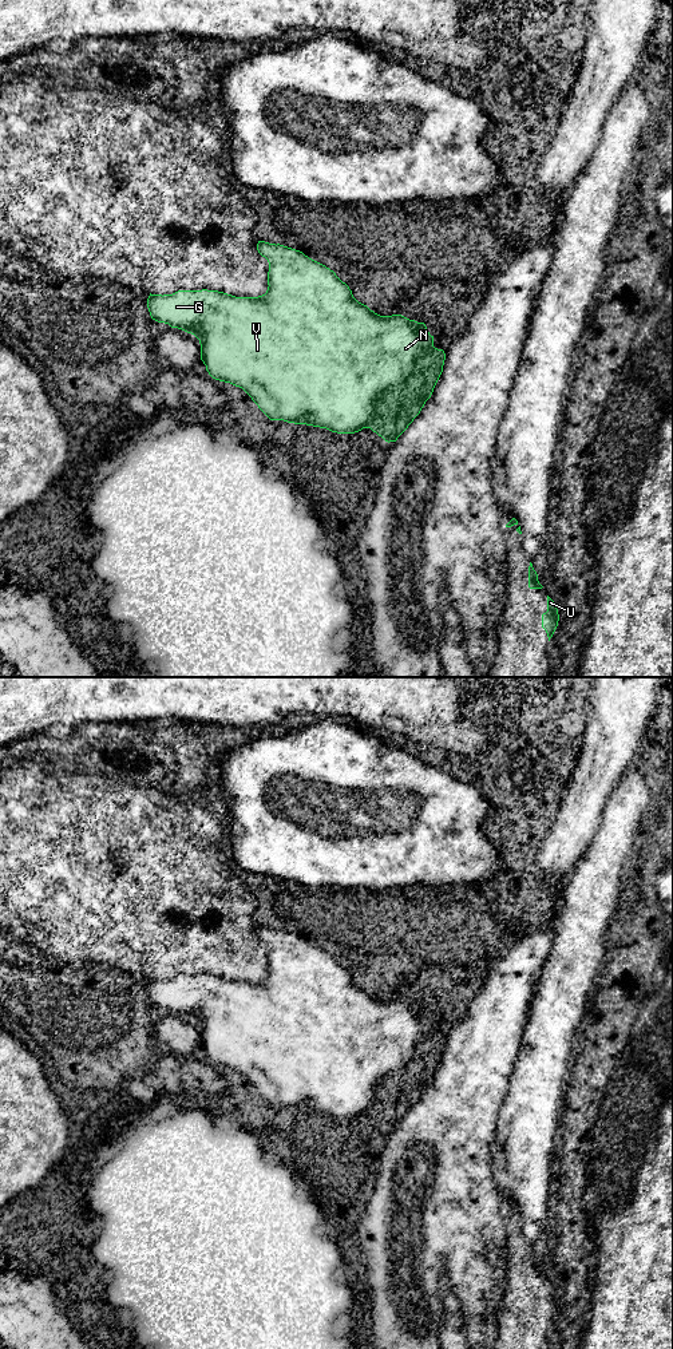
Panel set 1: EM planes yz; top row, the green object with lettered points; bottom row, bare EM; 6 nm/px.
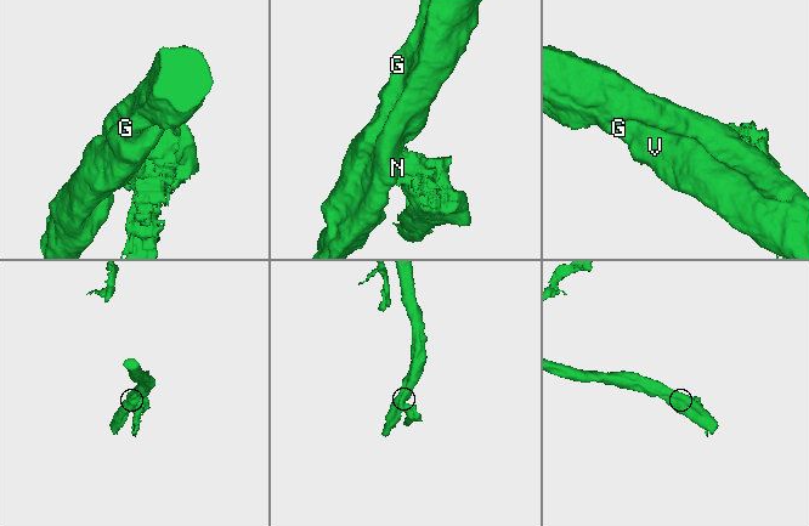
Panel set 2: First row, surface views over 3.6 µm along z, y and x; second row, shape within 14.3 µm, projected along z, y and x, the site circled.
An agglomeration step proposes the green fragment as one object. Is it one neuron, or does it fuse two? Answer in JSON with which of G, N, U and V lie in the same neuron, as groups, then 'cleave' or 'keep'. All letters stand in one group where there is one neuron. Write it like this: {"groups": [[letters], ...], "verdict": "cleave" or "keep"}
{"groups": [["G", "N", "V"], ["U"]], "verdict": "cleave"}

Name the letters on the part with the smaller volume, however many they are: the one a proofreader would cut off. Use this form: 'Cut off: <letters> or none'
Cut off: U

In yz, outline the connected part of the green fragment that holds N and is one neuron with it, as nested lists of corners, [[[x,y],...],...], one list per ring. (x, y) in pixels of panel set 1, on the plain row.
[[[258,926],[258,938],[269,948],[268,976],[258,982],[235,982],[218,976],[178,976],[151,980],[147,993],[153,1005],[194,1020],[209,1060],[242,1073],[270,1105],[284,1105],[355,1119],[365,1113],[381,1080],[403,1069],[415,1048],[434,1035],[434,1021],[424,1008],[401,1000],[380,1001],[359,988],[333,956],[302,937]]]

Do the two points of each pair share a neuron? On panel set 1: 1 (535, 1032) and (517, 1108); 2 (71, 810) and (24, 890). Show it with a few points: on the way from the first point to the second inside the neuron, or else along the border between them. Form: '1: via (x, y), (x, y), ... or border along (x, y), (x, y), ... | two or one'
1: via (535, 1051), (535, 1090) | one
2: via (60, 830), (56, 839), (56, 858), (44, 870) | one

